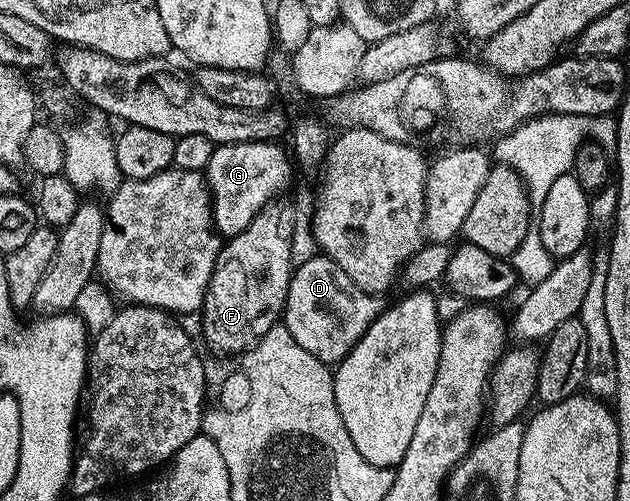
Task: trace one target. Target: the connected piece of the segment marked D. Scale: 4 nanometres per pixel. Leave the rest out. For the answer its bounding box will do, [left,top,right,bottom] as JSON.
[281,254,387,366]

